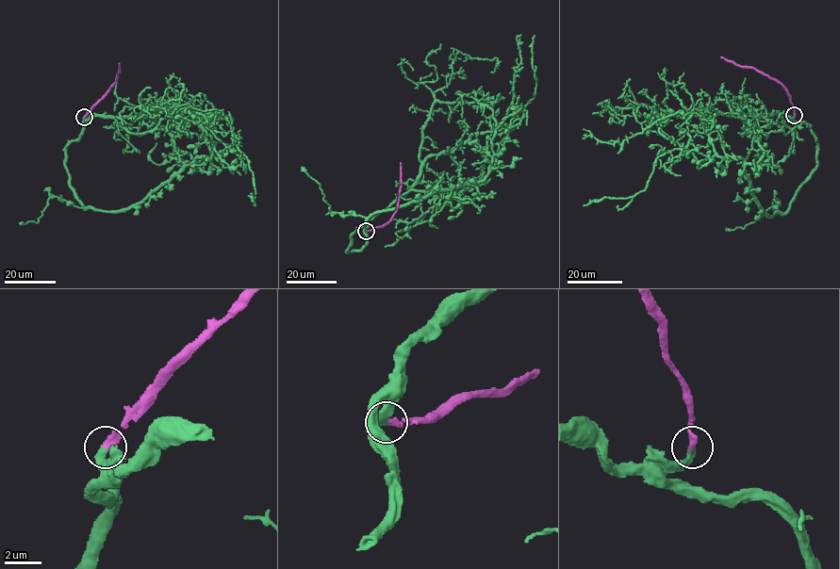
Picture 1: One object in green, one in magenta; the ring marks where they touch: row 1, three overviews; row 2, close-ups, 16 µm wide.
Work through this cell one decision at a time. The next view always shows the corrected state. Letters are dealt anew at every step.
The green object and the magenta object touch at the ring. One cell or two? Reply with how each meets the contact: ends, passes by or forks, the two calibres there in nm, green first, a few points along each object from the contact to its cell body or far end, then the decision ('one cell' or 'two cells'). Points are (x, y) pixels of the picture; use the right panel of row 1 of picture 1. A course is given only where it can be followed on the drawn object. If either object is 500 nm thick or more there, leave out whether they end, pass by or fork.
green ends there; magenta ends there; 400 nm thick on the green side, 400 nm on the other; green runs (795, 115), (722, 115), (713, 107), (695, 108), (687, 126), (689, 143), (657, 158), (643, 190), (583, 205); magenta runs (795, 115), (790, 96), (780, 83), (751, 67), (740, 67), (721, 56); one cell

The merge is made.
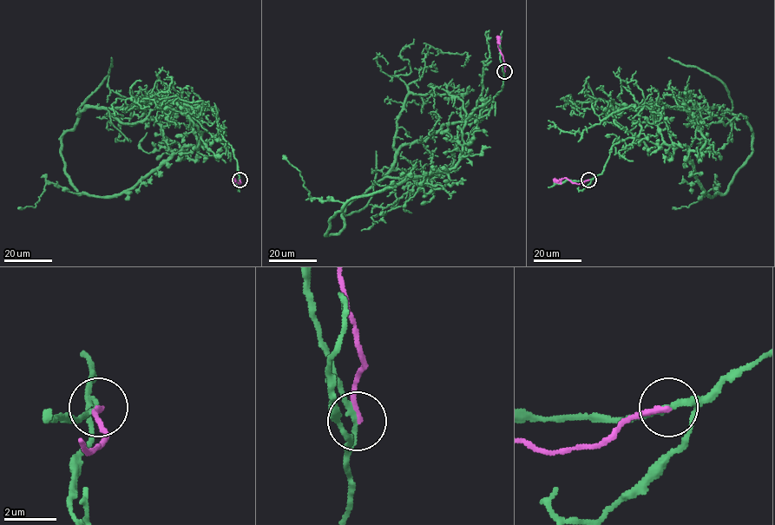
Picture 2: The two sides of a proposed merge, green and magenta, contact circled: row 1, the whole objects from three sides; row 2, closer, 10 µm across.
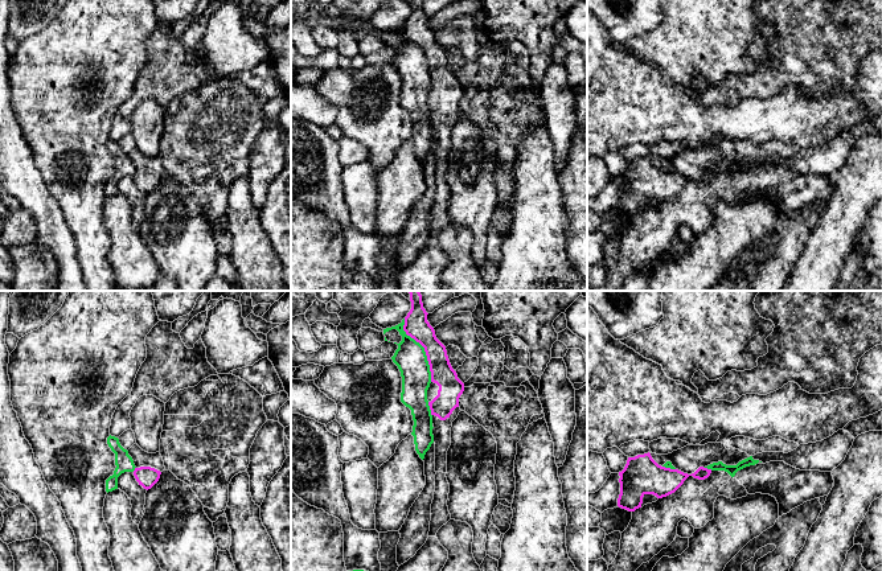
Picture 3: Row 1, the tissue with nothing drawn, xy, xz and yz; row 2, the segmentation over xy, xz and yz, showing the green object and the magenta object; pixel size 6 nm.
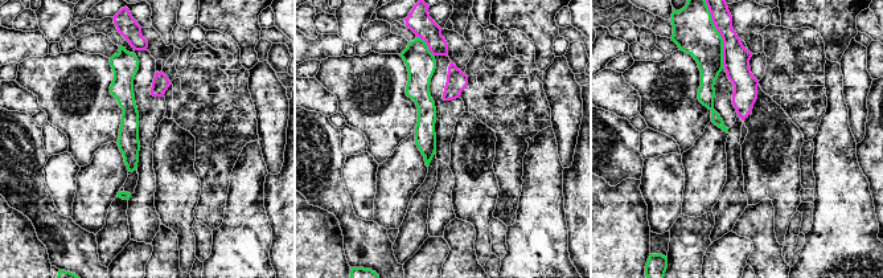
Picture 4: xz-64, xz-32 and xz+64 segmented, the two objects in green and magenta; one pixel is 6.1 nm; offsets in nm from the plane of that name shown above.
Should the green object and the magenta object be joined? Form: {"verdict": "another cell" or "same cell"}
{"verdict": "another cell"}

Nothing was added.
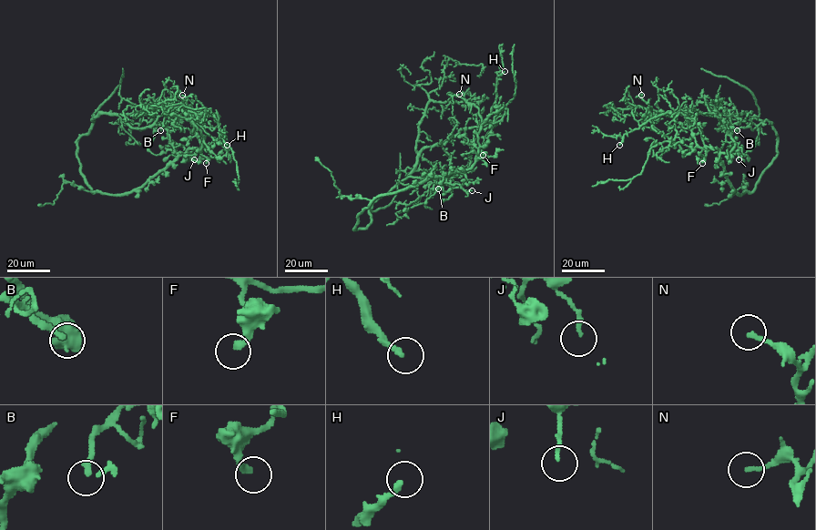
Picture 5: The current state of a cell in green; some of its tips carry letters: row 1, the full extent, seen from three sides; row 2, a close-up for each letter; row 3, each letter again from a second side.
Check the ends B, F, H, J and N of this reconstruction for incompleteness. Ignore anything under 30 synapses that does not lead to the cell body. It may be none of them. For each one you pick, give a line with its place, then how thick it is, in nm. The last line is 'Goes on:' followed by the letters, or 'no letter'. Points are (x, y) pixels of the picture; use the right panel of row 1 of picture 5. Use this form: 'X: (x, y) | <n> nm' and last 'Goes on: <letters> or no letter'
B: (737, 130) | 200 nm
Goes on: B

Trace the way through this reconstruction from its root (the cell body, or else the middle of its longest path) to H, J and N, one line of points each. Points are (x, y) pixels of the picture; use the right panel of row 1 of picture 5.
H: (739, 114), (702, 114), (695, 108), (682, 109), (675, 117), (666, 112), (627, 133), (619, 145)
J: (739, 114), (735, 114), (725, 127), (722, 125), (728, 127), (726, 140), (733, 154), (739, 154), (739, 159)
N: (739, 114), (664, 114), (648, 110), (649, 107), (641, 95)

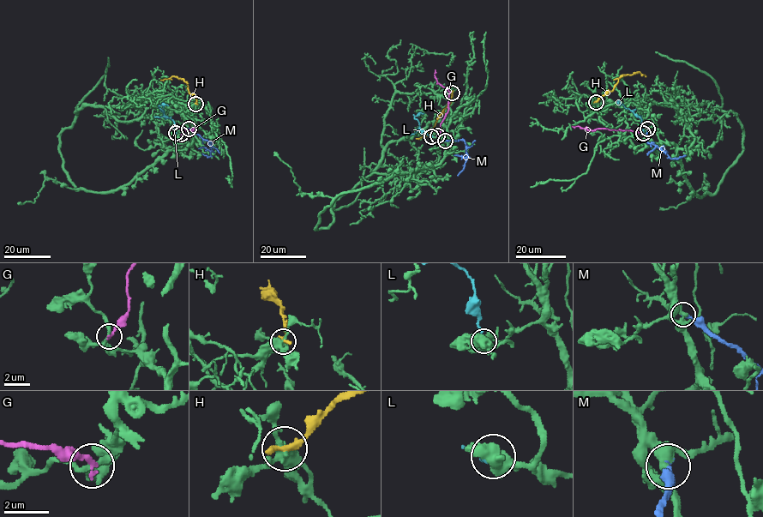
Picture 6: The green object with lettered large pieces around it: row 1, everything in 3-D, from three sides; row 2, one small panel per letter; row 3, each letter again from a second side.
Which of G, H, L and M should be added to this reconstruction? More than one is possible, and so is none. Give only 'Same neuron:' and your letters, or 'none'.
Same neuron: M

